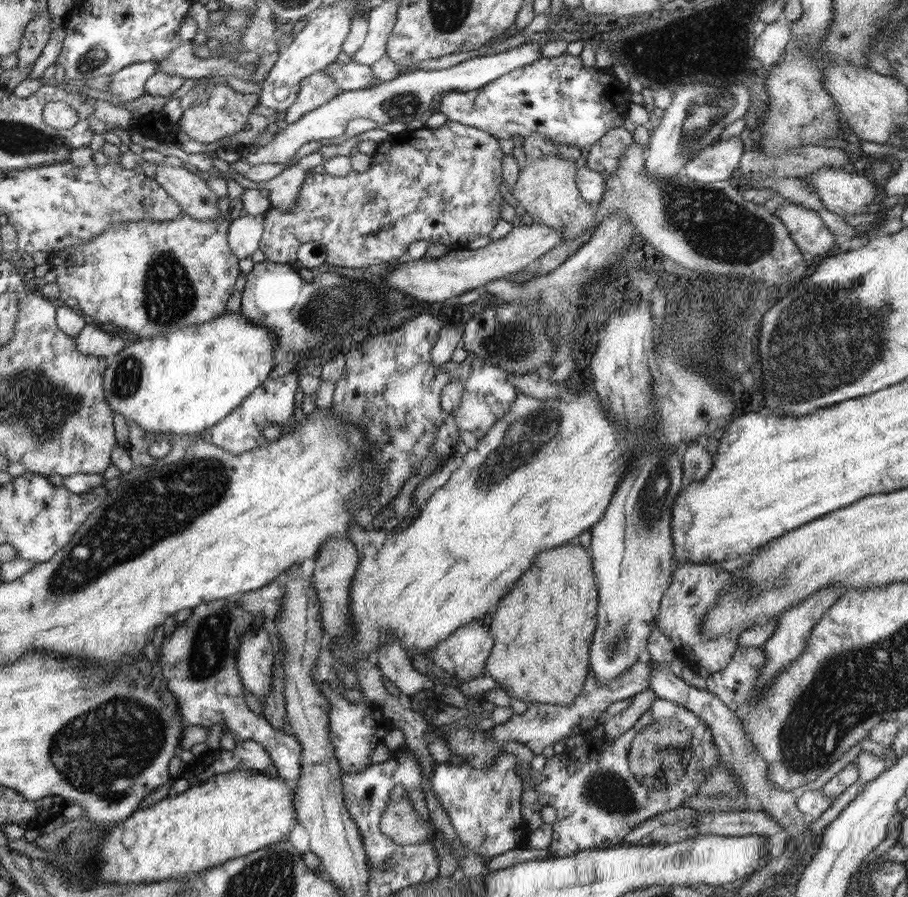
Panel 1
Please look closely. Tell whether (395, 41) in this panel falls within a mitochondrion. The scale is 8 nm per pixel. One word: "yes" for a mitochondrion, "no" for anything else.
no

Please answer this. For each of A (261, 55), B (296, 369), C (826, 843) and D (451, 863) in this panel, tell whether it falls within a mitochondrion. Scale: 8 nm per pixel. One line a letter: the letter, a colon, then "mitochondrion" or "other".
A: other
B: other
C: other
D: other

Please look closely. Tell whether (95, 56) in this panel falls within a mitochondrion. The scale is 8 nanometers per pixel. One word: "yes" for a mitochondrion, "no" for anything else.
yes

